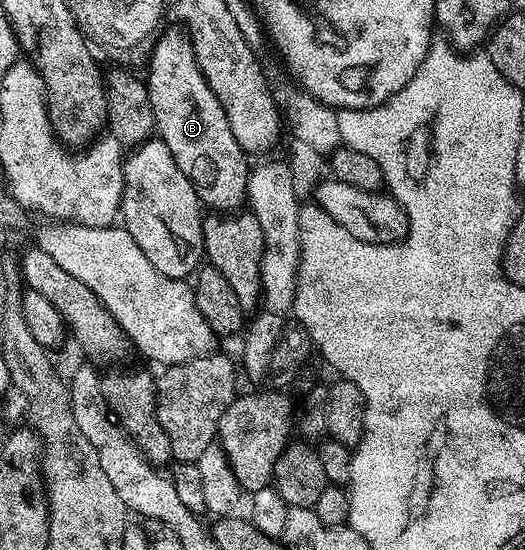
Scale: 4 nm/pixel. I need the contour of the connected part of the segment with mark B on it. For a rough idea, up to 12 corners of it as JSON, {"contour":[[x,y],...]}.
{"contour":[[189,34],[157,35],[157,137],[203,207],[237,211],[251,163]]}

